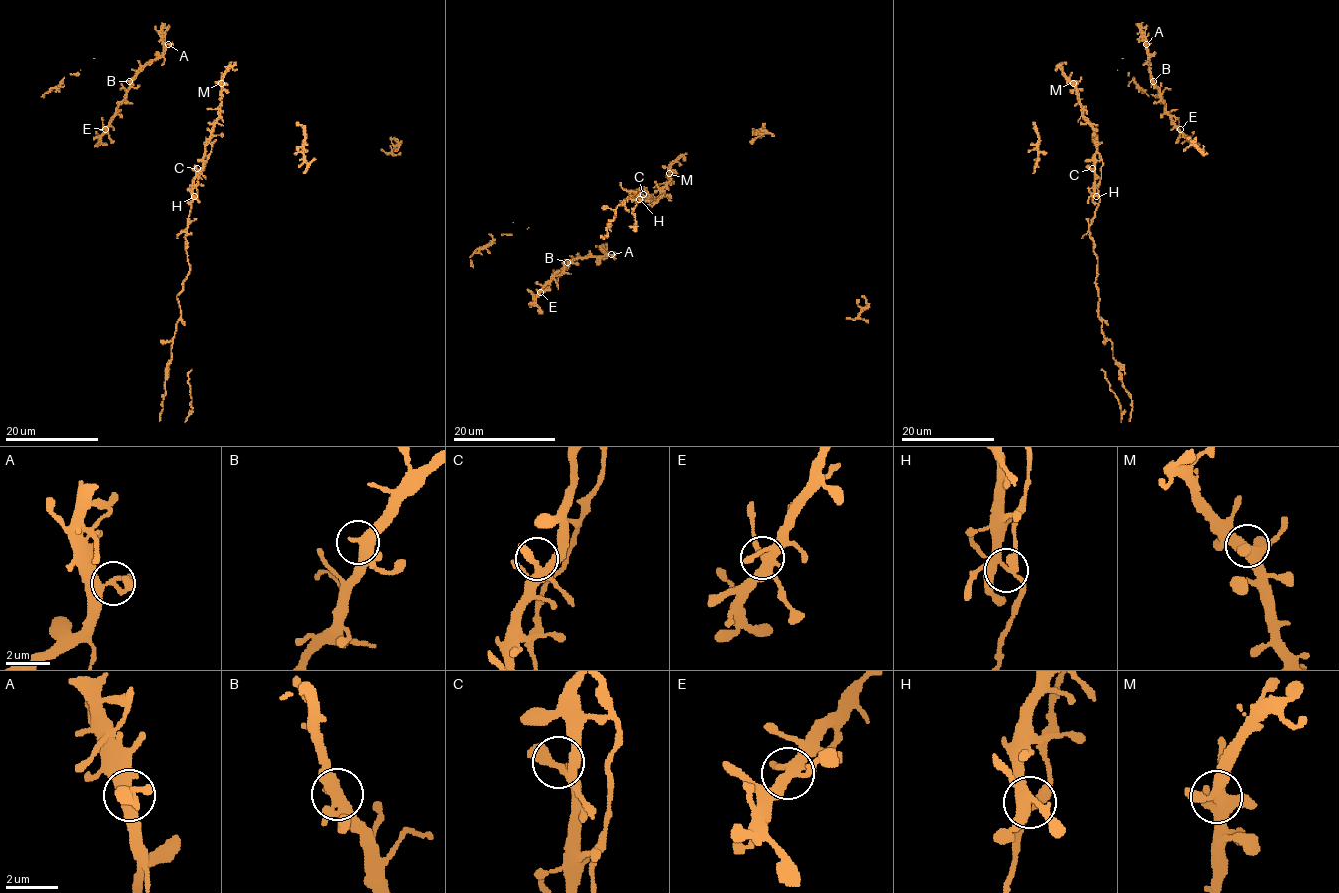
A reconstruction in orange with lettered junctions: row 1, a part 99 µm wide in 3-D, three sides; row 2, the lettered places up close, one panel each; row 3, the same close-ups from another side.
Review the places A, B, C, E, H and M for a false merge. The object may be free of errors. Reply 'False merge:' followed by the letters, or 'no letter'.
False merge: H

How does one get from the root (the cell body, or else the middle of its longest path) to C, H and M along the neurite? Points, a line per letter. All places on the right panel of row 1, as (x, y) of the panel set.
C: (1080, 100), (1081, 116), (1095, 136), (1095, 167), (1092, 168)
H: (1080, 100), (1081, 116), (1095, 136), (1096, 196)
M: (1080, 100), (1073, 83)

